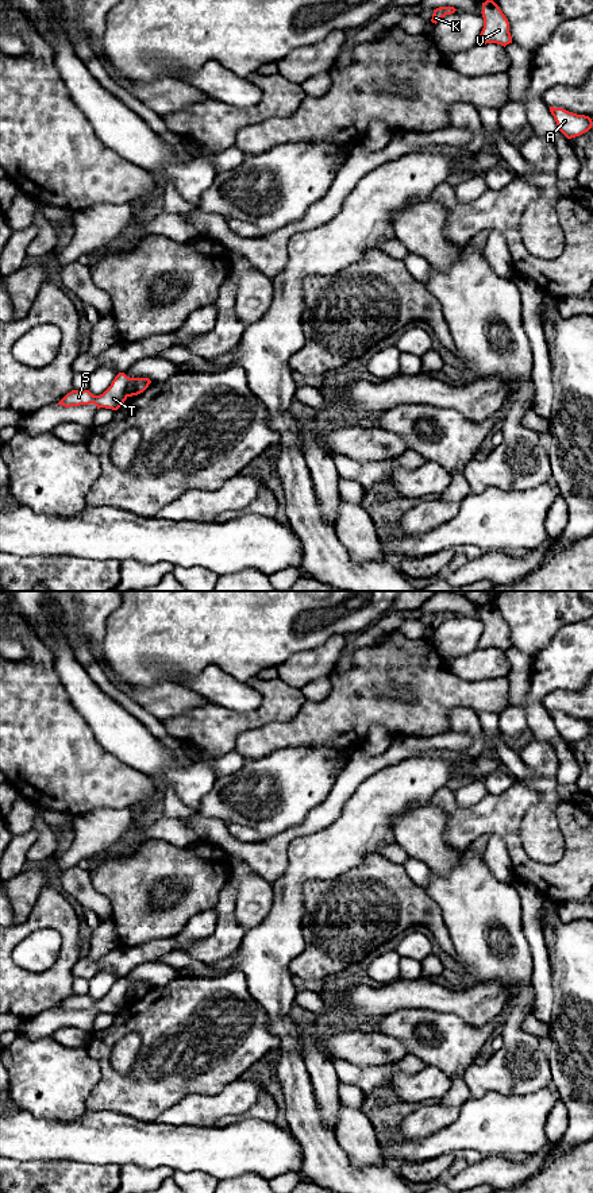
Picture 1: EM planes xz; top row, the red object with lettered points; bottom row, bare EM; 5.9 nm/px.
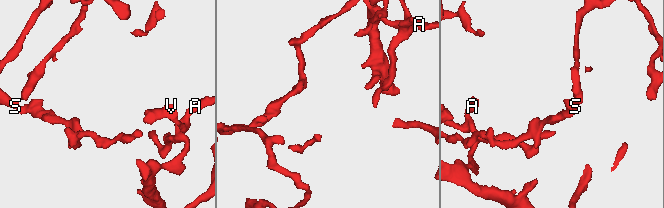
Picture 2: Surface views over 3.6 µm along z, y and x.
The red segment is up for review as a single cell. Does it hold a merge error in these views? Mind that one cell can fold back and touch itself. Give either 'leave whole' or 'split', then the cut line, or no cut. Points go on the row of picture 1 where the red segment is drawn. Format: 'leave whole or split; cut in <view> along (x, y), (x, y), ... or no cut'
split; cut in xz along (134, 378), (127, 387), (127, 396)

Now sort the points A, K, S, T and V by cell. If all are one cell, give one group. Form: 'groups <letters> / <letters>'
groups A K V / S T

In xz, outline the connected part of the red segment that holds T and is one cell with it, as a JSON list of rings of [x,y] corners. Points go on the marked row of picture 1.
[[[119,372],[111,386],[100,395],[93,395],[89,390],[72,390],[57,405],[65,408],[95,404],[97,409],[105,408],[118,410],[127,399],[127,387],[134,378]]]

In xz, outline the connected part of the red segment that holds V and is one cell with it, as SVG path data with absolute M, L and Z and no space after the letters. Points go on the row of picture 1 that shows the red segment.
M493 0L482 3L484 28L477 45L497 43L507 46L512 43L509 22Z

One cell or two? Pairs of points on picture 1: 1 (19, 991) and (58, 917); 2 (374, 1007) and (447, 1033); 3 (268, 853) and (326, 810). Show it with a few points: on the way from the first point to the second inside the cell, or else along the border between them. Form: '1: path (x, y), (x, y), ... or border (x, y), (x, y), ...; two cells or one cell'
1: path (42, 987), (65, 964), (69, 956), (69, 939); one cell
2: border (423, 1008), (395, 1010), (370, 1022); two cells
3: path (282, 841), (289, 834), (305, 829), (311, 823); one cell

